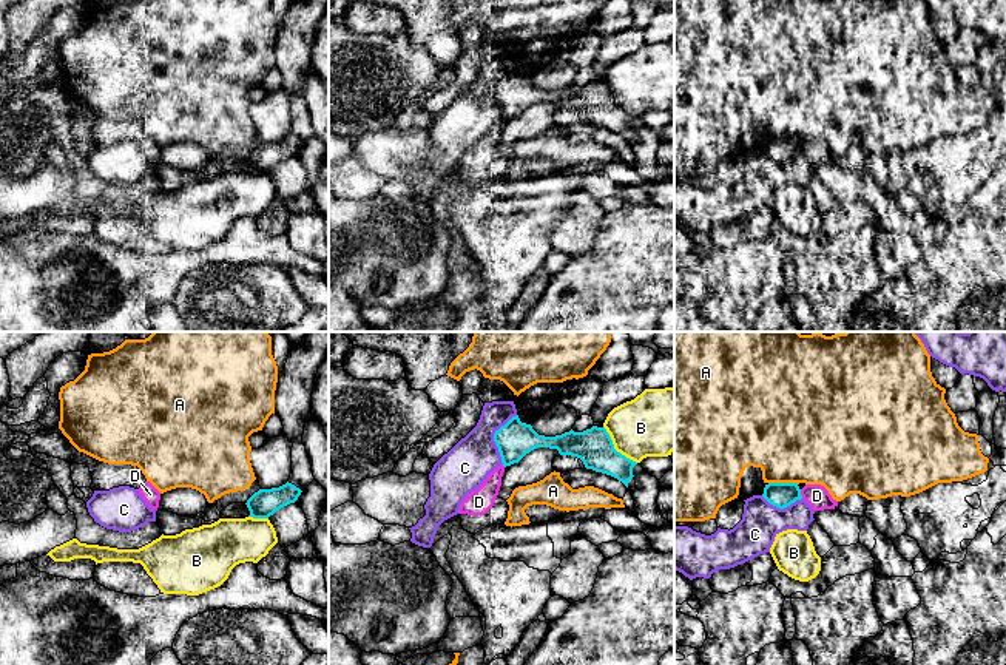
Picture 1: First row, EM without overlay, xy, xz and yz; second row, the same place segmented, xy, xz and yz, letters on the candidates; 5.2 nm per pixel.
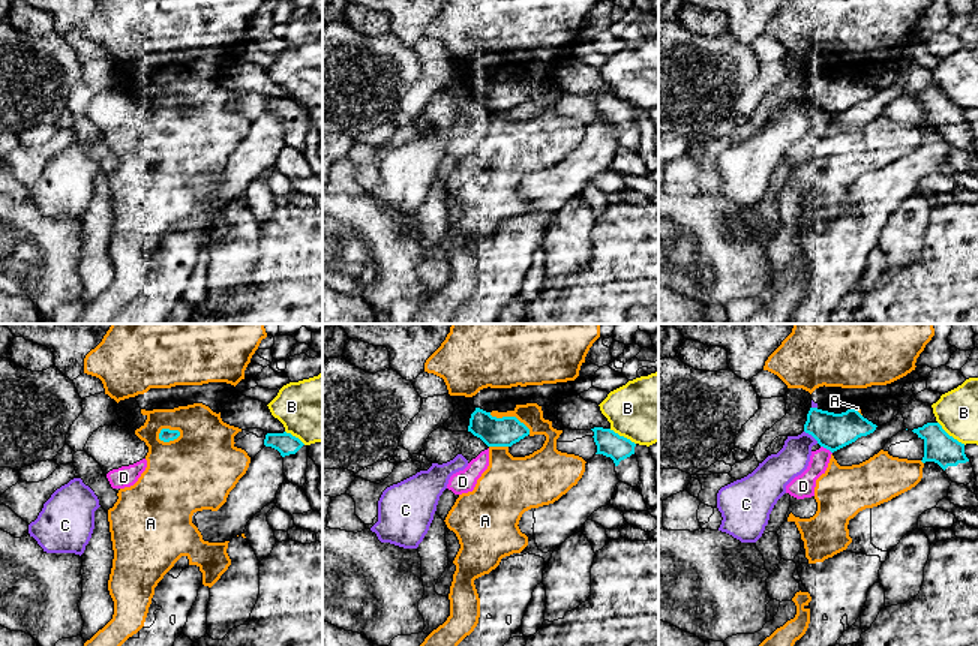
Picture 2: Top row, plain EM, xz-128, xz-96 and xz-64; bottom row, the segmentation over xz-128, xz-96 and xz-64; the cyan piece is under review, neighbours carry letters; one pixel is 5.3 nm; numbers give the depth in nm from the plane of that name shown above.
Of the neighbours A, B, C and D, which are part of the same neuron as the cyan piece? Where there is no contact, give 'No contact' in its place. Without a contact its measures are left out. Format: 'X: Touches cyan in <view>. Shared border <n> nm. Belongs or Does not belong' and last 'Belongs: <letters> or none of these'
A: Touches cyan in yz. Shared border 150 nm. Does not belong
B: Touches cyan in xz. Shared border 260 nm. Does not belong
C: Touches cyan in xz. Shared border 280 nm. Does not belong
D: Touches cyan in yz. Shared border 50 nm. Does not belong
Belongs: none of these

